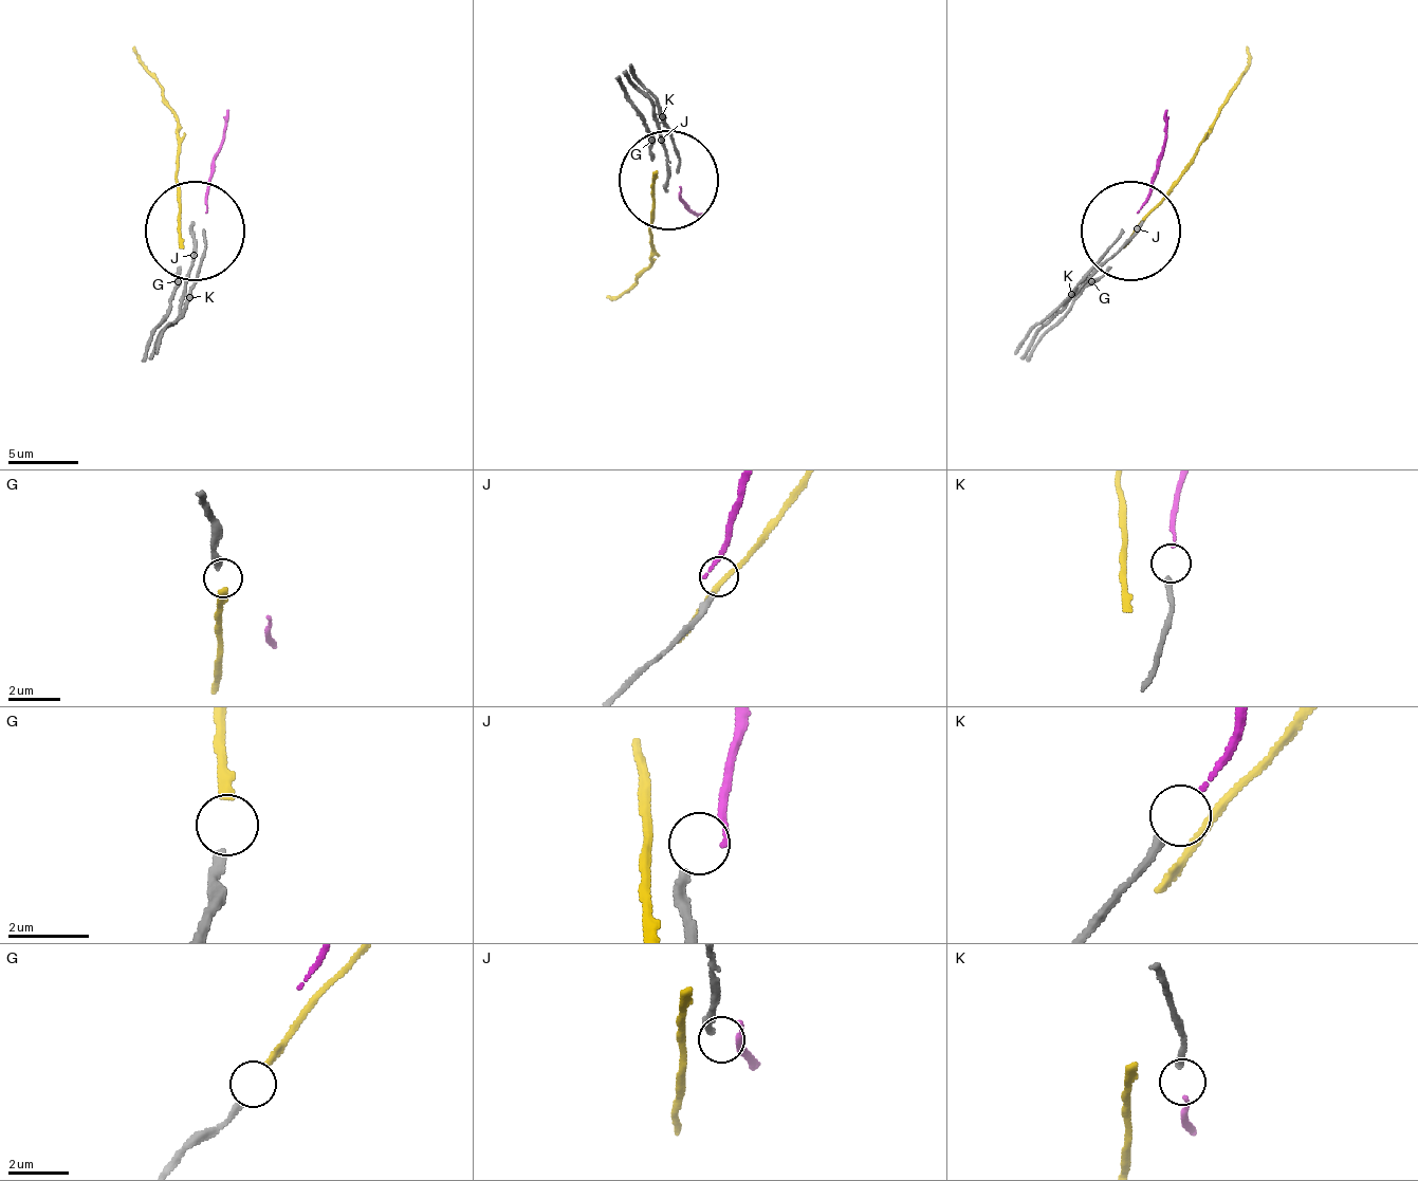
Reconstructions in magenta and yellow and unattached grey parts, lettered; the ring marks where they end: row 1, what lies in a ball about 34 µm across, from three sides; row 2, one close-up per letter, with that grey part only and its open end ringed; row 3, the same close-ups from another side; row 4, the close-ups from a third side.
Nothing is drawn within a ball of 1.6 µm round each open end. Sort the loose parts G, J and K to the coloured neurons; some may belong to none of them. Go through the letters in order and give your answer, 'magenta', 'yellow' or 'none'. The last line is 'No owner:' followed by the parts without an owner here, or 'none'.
G: yellow
J: none
K: magenta
No owner: J

